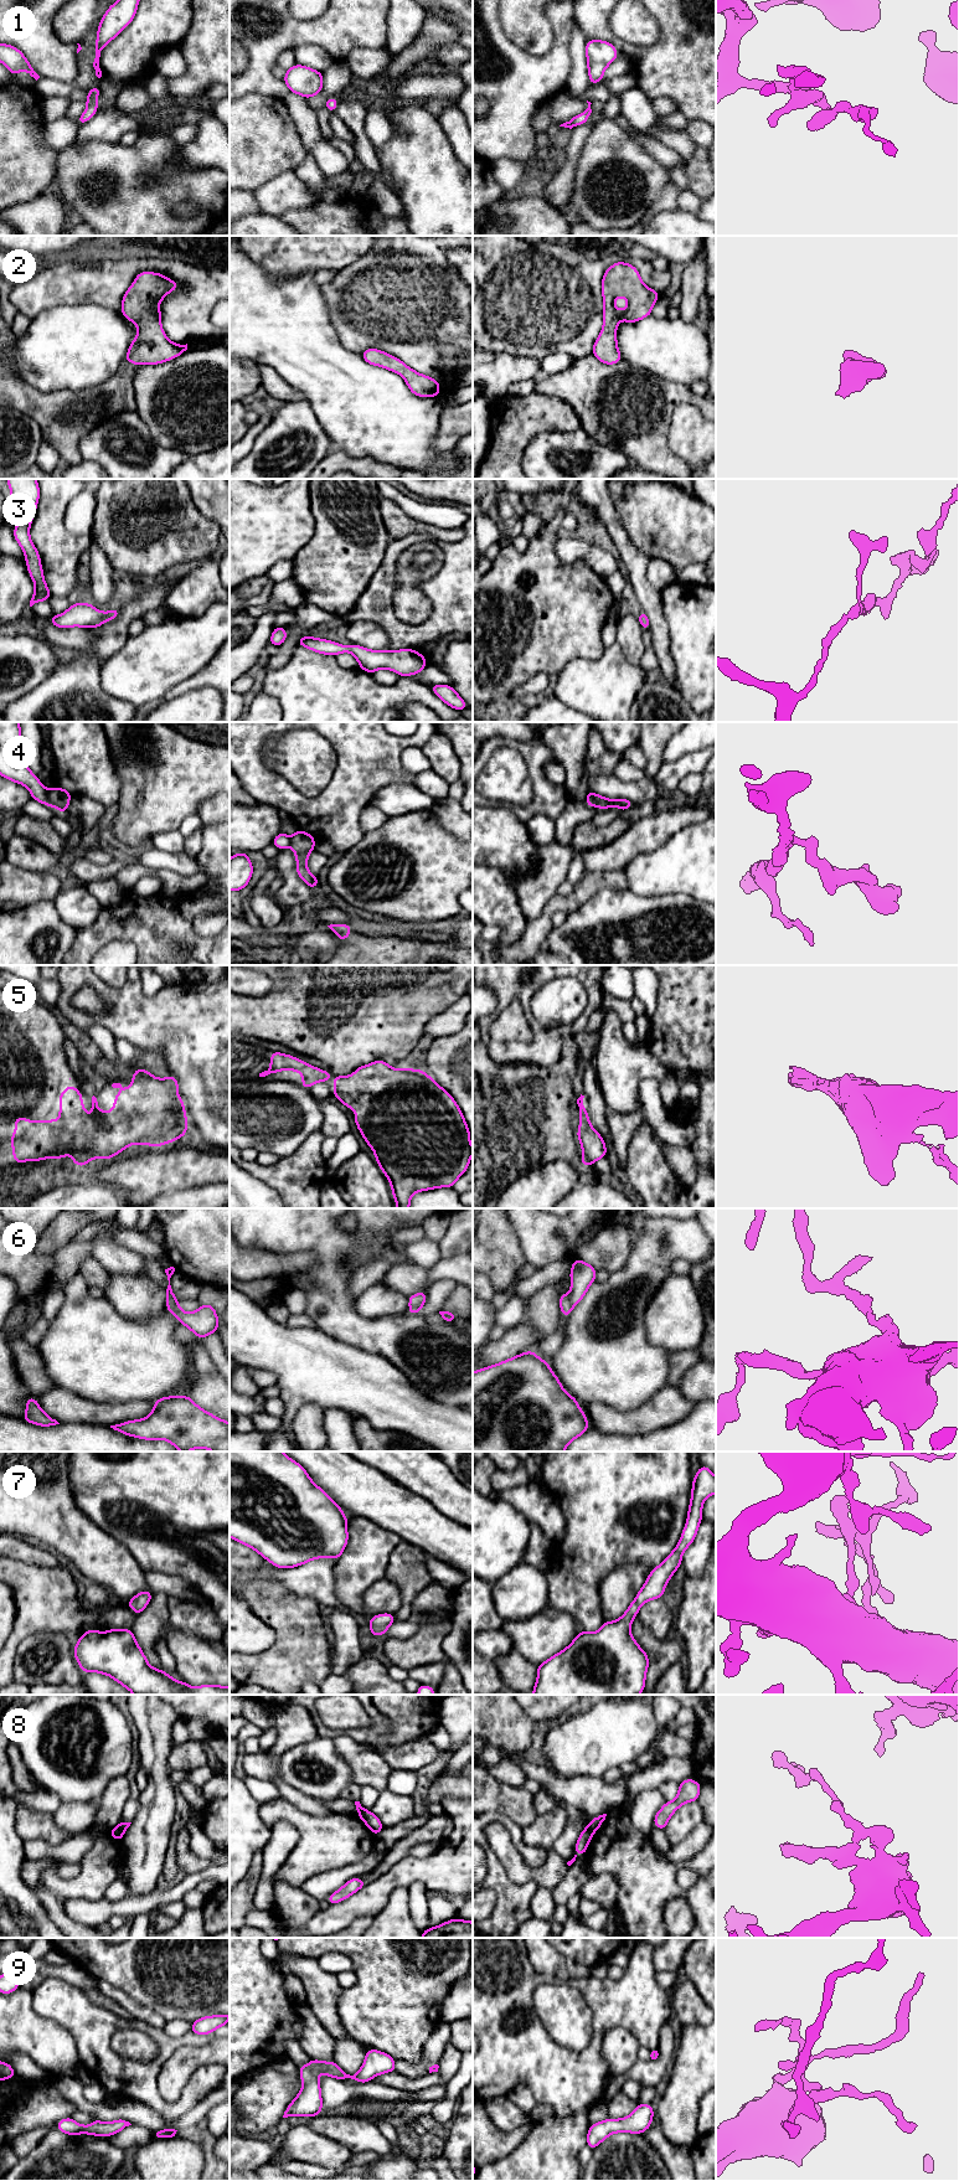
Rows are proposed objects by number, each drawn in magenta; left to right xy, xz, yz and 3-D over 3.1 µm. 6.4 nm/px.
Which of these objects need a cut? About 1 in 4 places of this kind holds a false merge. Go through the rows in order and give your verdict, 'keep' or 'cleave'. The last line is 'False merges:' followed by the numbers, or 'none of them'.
1: keep
2: keep
3: keep
4: cleave
5: keep
6: cleave
7: keep
8: cleave
9: keep
False merges: 4, 6, 8

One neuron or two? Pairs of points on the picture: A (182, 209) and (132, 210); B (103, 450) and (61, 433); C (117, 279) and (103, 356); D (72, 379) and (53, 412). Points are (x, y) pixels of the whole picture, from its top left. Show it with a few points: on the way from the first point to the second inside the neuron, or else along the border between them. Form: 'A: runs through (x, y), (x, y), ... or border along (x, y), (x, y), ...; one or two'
A: border along (199, 206), (192, 201), (180, 201), (171, 211); two
B: border along (102, 422), (80, 441), (78, 452), (81, 458); two
C: border along (83, 303), (101, 304), (120, 313); two
D: border along (93, 386), (77, 390), (36, 390); two

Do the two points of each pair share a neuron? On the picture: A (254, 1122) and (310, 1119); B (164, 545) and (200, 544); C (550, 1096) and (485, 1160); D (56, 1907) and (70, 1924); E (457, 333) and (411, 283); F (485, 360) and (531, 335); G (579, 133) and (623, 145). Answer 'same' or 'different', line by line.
A: same
B: same
C: same
D: same
E: same
F: different
G: different

